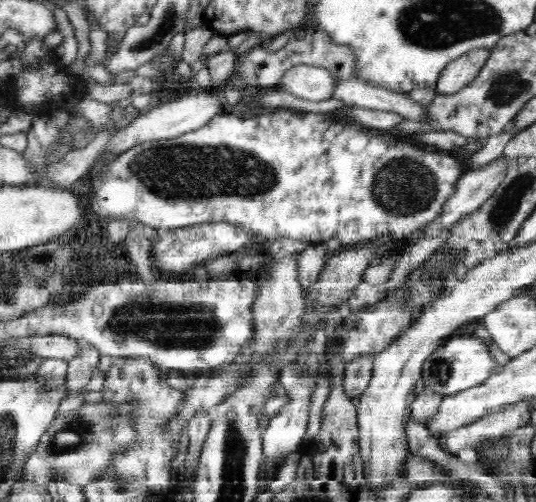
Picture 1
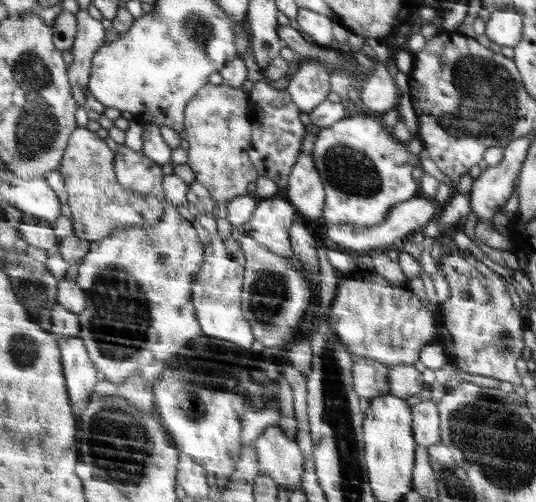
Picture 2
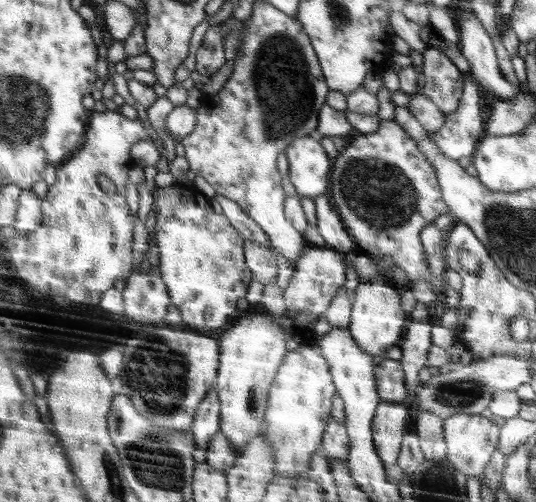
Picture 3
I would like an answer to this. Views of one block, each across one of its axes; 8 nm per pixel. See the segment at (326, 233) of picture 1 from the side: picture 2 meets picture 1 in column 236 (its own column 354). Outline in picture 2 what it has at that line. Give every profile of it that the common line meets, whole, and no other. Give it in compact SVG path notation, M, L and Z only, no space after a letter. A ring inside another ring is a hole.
M346 116L321 129L313 156L325 185L326 223L376 226L398 204L424 196L418 176L414 176L422 156L410 152L407 141L396 140L382 116Z

